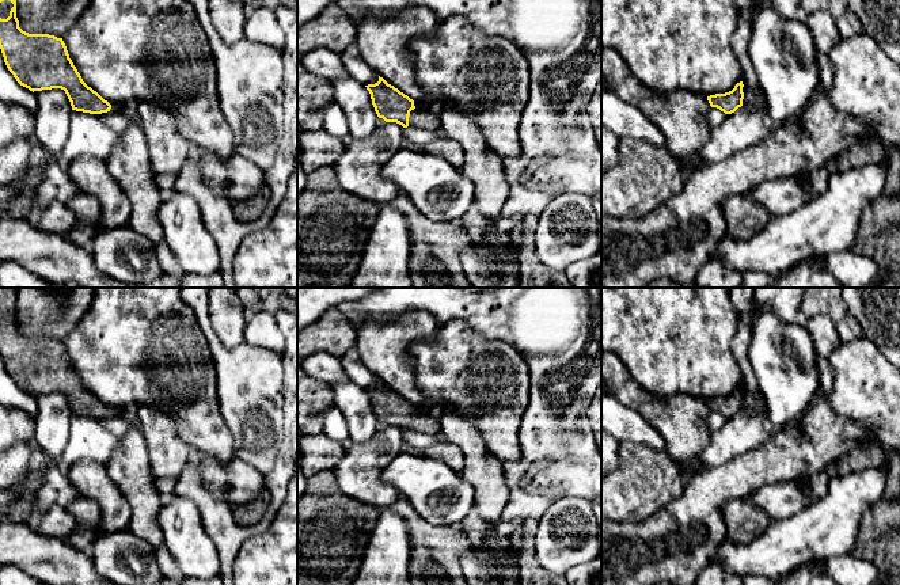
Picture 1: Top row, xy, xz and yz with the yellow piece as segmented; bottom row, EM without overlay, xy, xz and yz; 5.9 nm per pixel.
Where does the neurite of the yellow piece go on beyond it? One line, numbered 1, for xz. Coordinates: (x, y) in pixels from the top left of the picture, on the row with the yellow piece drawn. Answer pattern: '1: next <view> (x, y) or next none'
1: next xz (429, 120)

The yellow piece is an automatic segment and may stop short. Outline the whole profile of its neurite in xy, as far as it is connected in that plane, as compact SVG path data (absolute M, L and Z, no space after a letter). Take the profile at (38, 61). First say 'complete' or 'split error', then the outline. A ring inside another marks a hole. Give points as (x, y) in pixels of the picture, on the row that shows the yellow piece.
split error; M0 0L0 49L8 71L33 92L61 88L72 110L90 114L132 110L129 105L110 105L83 81L62 38L23 31L16 18L16 0Z

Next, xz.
split error; M379 76L379 81L365 86L371 94L372 105L379 118L386 122L396 122L403 128L421 128L437 130L441 121L437 111L417 110L414 100L388 84Z

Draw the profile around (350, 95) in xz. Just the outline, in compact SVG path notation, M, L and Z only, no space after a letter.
M349 75L331 80L330 84L335 103L346 115L349 136L356 140L369 137L379 126L379 117L367 87Z

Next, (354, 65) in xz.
M341 53L342 64L346 73L364 86L379 81L379 75L371 69L360 56Z

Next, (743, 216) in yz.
M733 195L722 202L726 221L726 235L734 239L748 239L762 231L772 219L760 204L745 195Z

